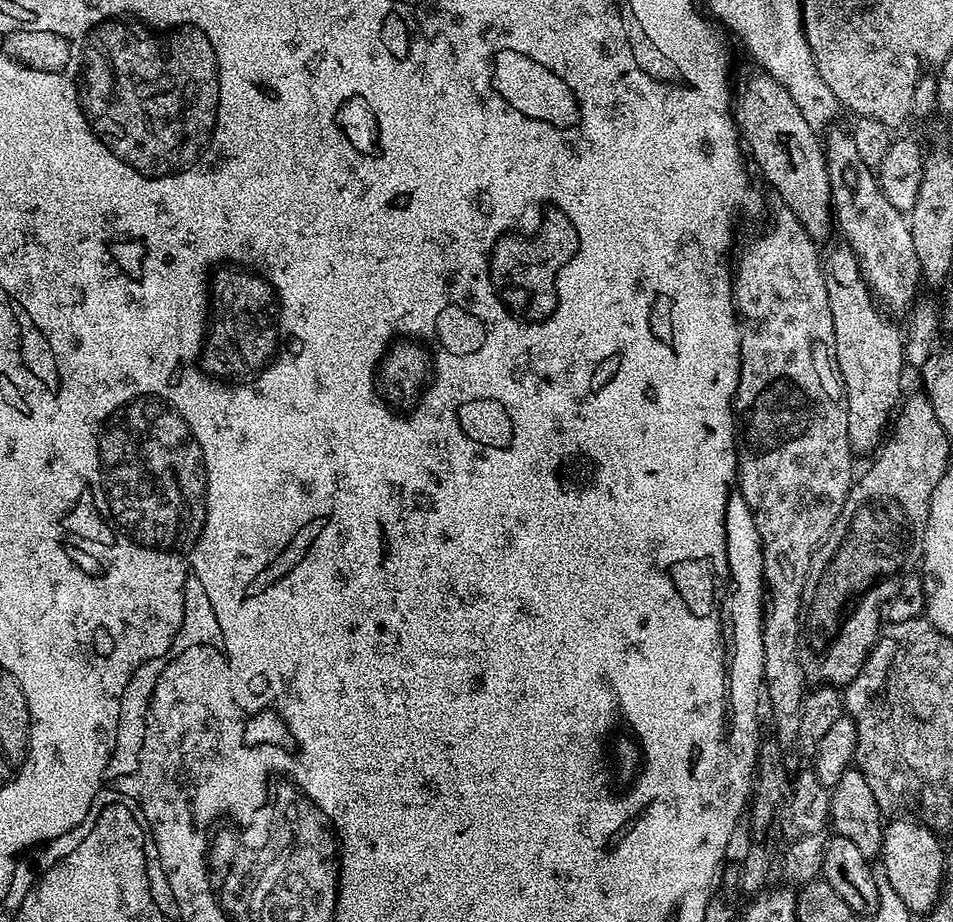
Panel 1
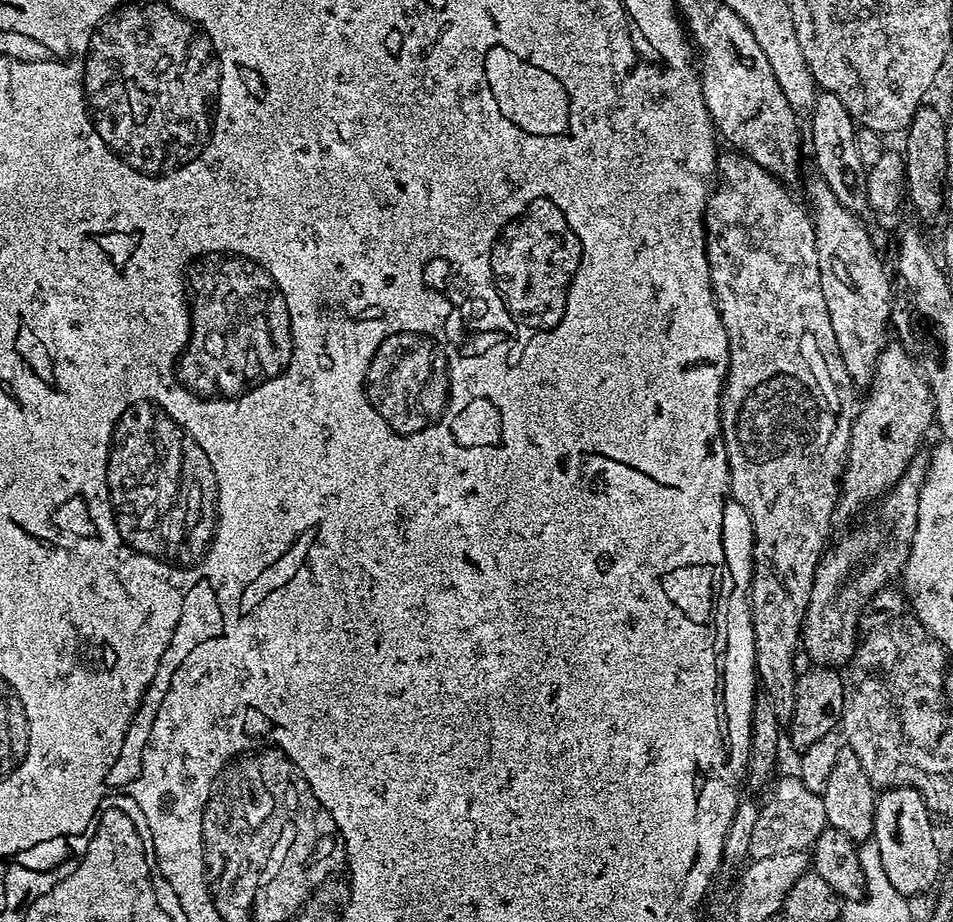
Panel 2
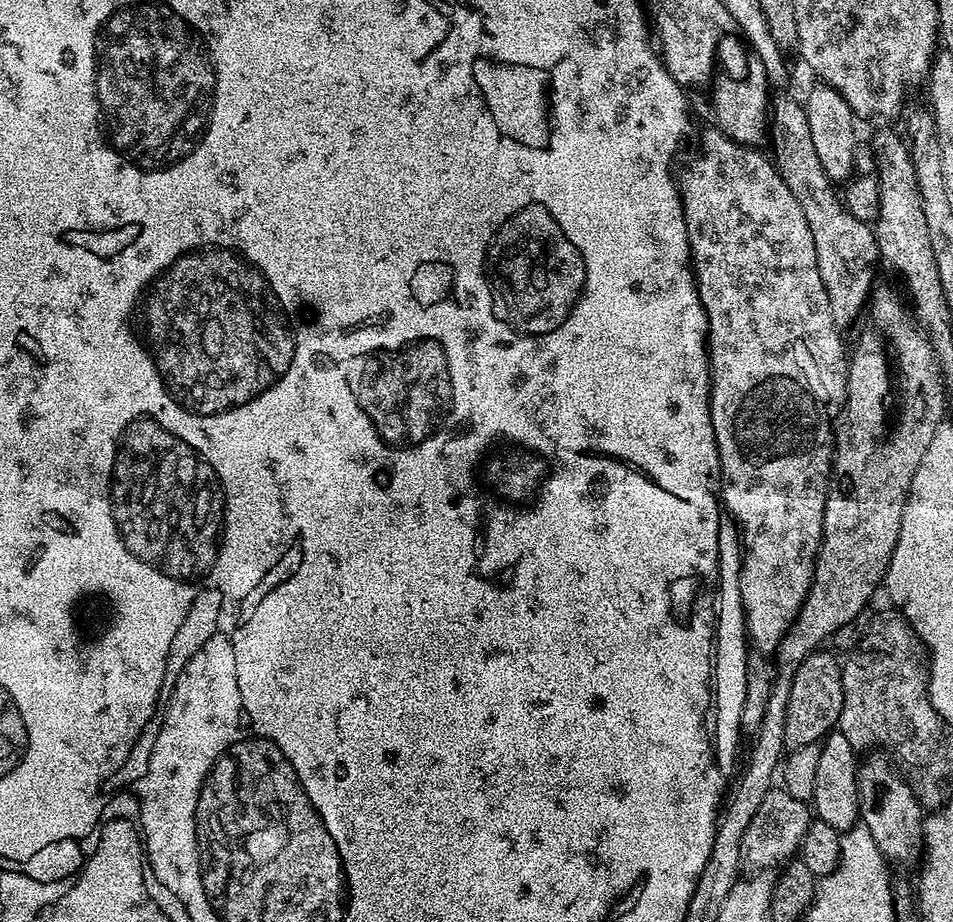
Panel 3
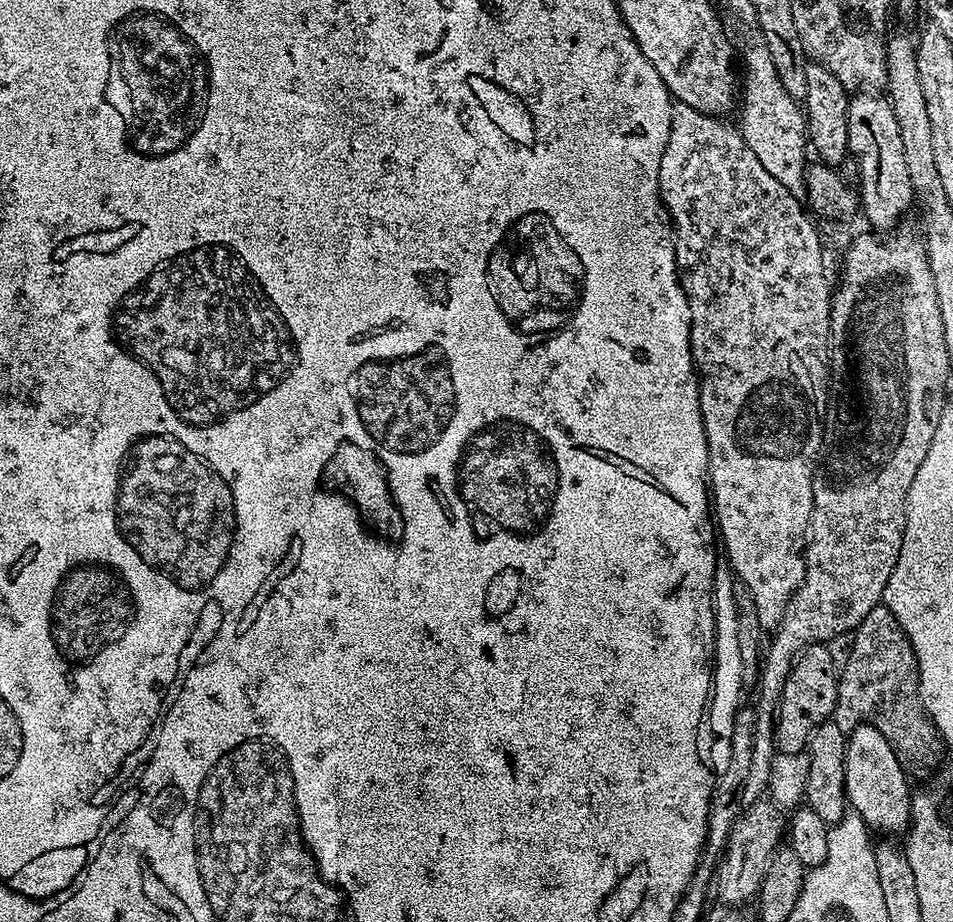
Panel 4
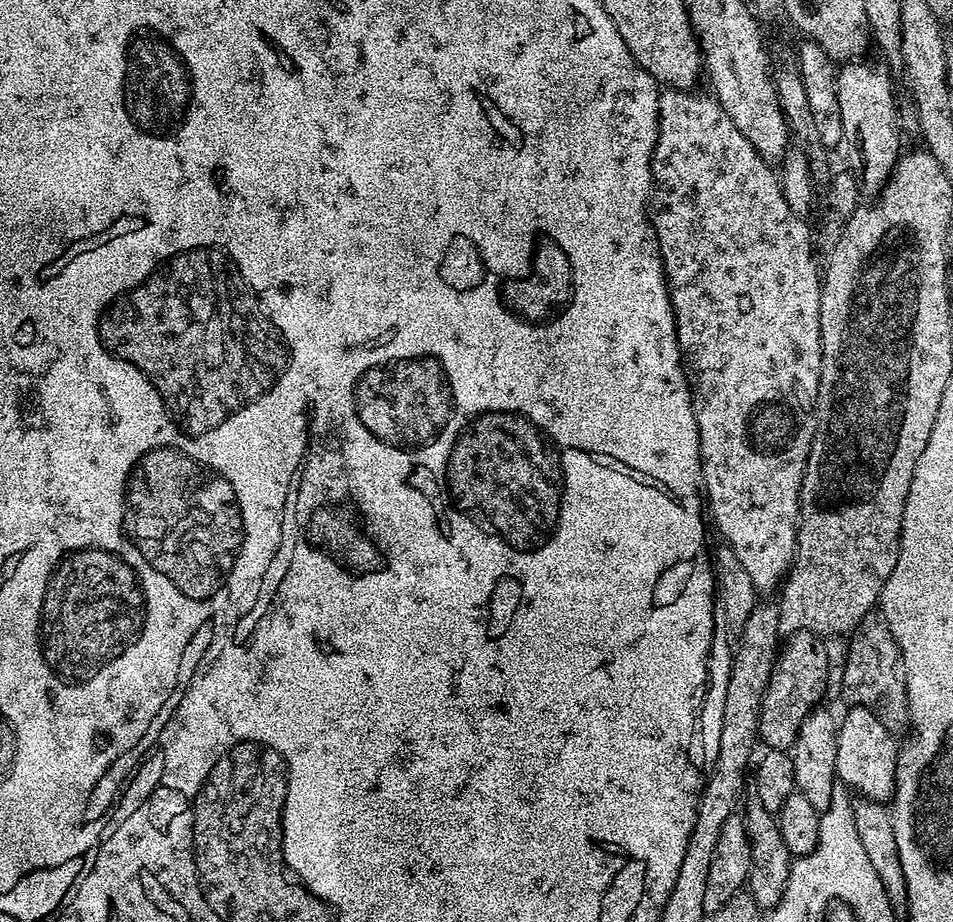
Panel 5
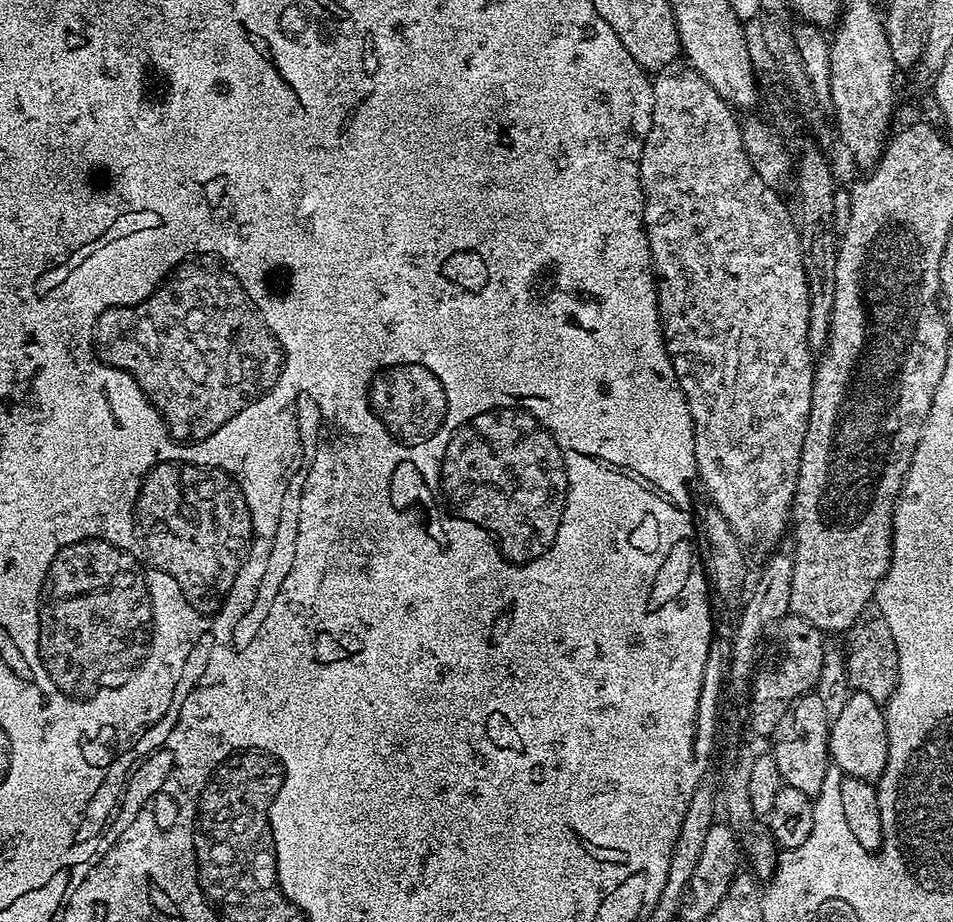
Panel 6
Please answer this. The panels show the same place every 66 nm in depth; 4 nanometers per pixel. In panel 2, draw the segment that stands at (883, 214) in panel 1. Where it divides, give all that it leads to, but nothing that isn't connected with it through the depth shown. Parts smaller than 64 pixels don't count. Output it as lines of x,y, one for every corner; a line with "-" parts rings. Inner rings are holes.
825,91
817,95
810,116
812,116
812,156
816,159
817,170
820,171
817,172
819,179
824,180
826,186
830,186
830,190
834,190
834,198
838,198
842,206
846,206
854,213
863,213
863,208
869,207
867,196
869,169
862,162
862,158
858,158
856,121
834,94

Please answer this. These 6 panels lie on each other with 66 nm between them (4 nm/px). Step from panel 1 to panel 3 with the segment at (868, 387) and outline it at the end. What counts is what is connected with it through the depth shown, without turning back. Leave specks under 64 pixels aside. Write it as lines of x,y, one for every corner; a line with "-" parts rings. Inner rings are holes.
799,99
780,100
777,104
775,101
770,116
774,121
770,128
770,140
772,136
771,155
774,157
776,172
782,182
790,186
790,194
798,198
798,206
802,206
802,214
806,214
810,234
814,234
818,274
822,274
822,282
830,298
832,316
837,325
844,326
851,316
856,316
859,312
861,315
869,303
874,287
872,267
880,260
876,233
869,221
859,220
848,212
837,193
835,196
833,190
828,188
830,181
814,151
814,141
810,138
810,126
803,103

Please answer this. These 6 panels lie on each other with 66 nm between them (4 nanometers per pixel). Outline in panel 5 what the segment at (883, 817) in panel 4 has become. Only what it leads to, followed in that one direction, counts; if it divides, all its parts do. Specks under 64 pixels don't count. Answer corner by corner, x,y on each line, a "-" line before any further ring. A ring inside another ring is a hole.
852,706
847,710
844,720
842,716
838,724
836,775
839,783
863,799
878,804
891,801
896,792
896,763
900,753
898,740
892,737
895,736
893,729
887,728
869,708

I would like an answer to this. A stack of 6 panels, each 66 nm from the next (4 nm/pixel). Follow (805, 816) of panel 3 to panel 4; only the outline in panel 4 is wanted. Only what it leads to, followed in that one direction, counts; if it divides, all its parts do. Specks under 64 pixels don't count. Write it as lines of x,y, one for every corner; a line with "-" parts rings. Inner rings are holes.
761,798
741,811
740,817
728,835
727,847
722,853
714,876
714,896
728,906
740,906
743,900
751,901
757,895
762,878
777,848
786,836
786,816
771,799

